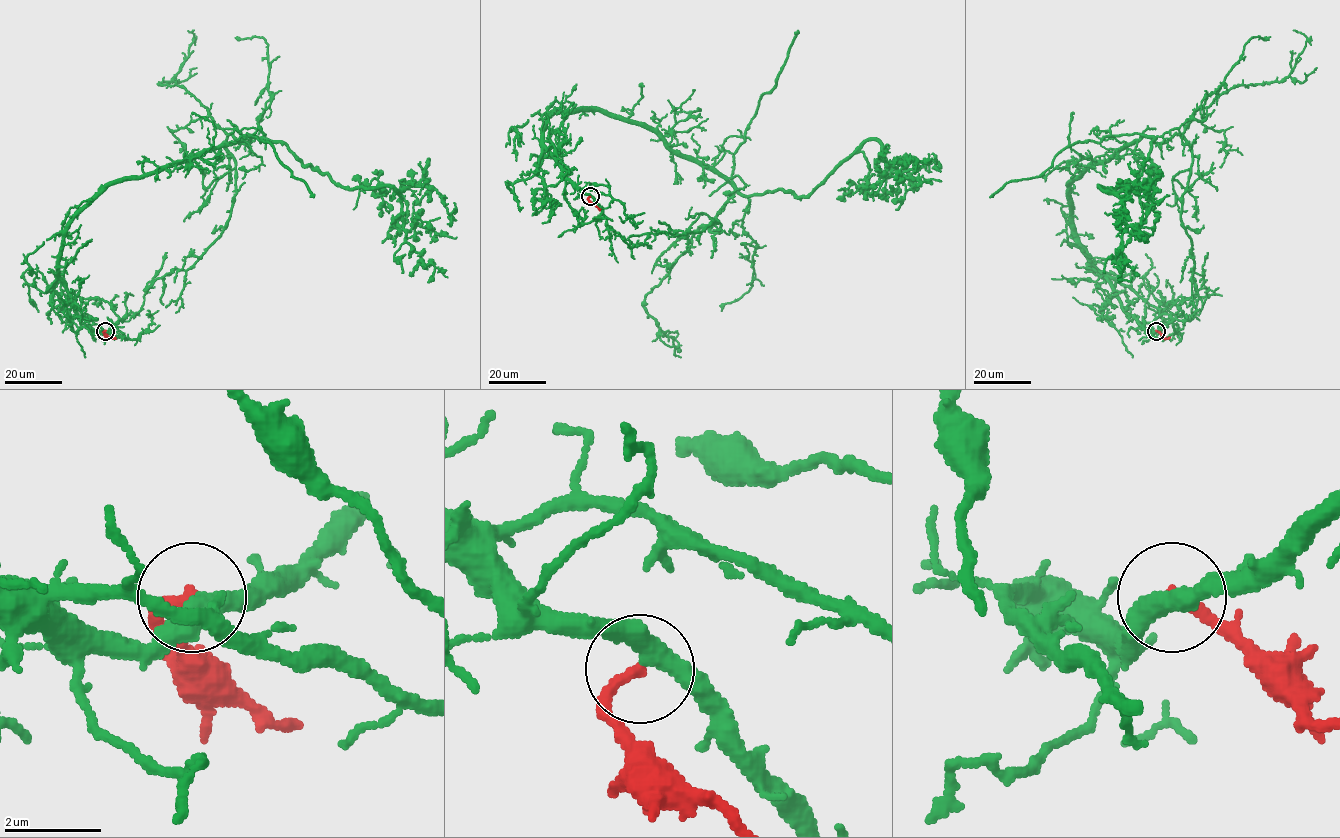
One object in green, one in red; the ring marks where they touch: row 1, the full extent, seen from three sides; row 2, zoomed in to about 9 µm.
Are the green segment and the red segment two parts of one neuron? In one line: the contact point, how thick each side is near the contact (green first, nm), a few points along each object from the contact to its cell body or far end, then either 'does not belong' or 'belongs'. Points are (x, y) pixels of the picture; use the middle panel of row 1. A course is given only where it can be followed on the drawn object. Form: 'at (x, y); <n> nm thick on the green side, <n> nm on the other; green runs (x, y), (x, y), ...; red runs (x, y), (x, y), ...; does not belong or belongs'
at (590, 196); 400 nm thick on the green side, 240 nm on the other; green runs (589, 196), (629, 247), (720, 232), (735, 192), (810, 195), (867, 141), (888, 166), (919, 161), (914, 172); red runs (589, 196), (588, 199), (600, 210); belongs

